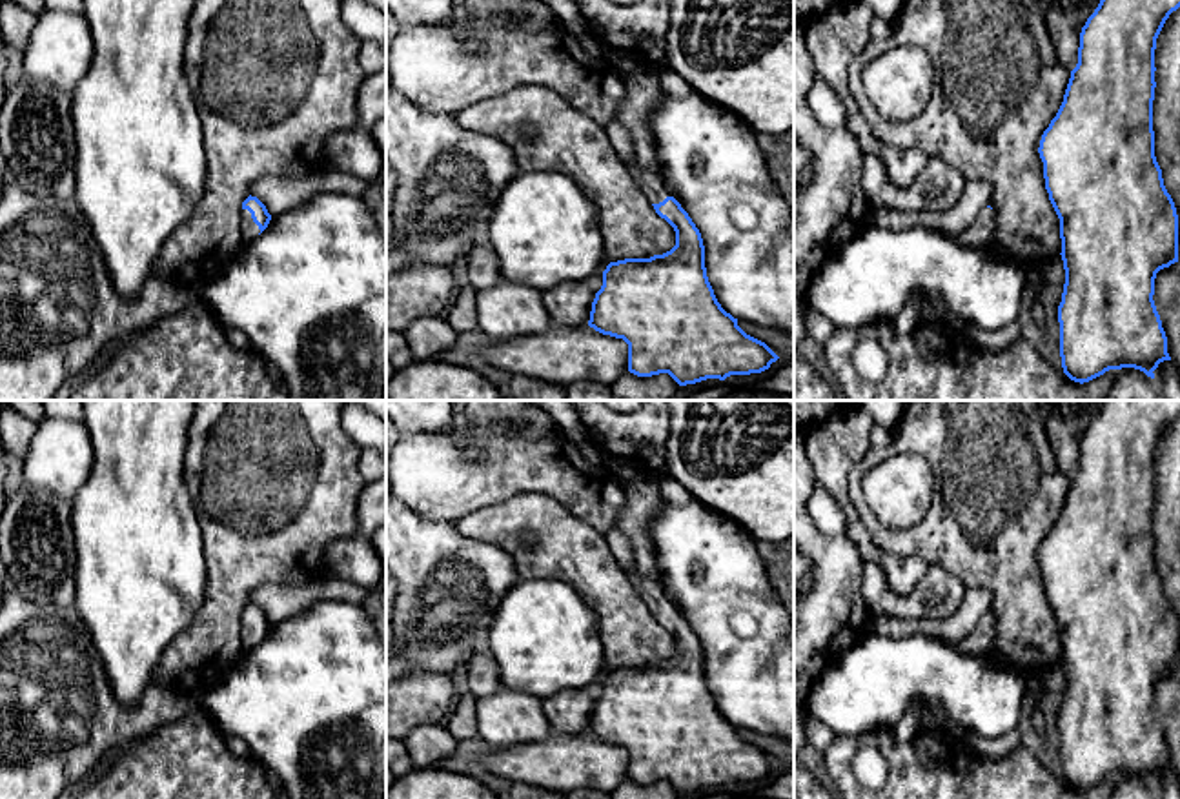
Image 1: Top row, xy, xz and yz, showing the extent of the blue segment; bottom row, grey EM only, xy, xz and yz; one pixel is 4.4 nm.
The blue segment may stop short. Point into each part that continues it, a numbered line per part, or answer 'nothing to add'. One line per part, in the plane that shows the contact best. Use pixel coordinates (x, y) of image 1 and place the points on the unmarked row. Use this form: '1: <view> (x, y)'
1: xy (250, 637)

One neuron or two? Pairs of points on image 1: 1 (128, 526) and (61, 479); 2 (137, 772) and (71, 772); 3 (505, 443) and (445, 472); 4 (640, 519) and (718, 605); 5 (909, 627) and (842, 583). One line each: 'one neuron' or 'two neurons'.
1: two neurons
2: two neurons
3: one neuron
4: two neurons
5: two neurons

